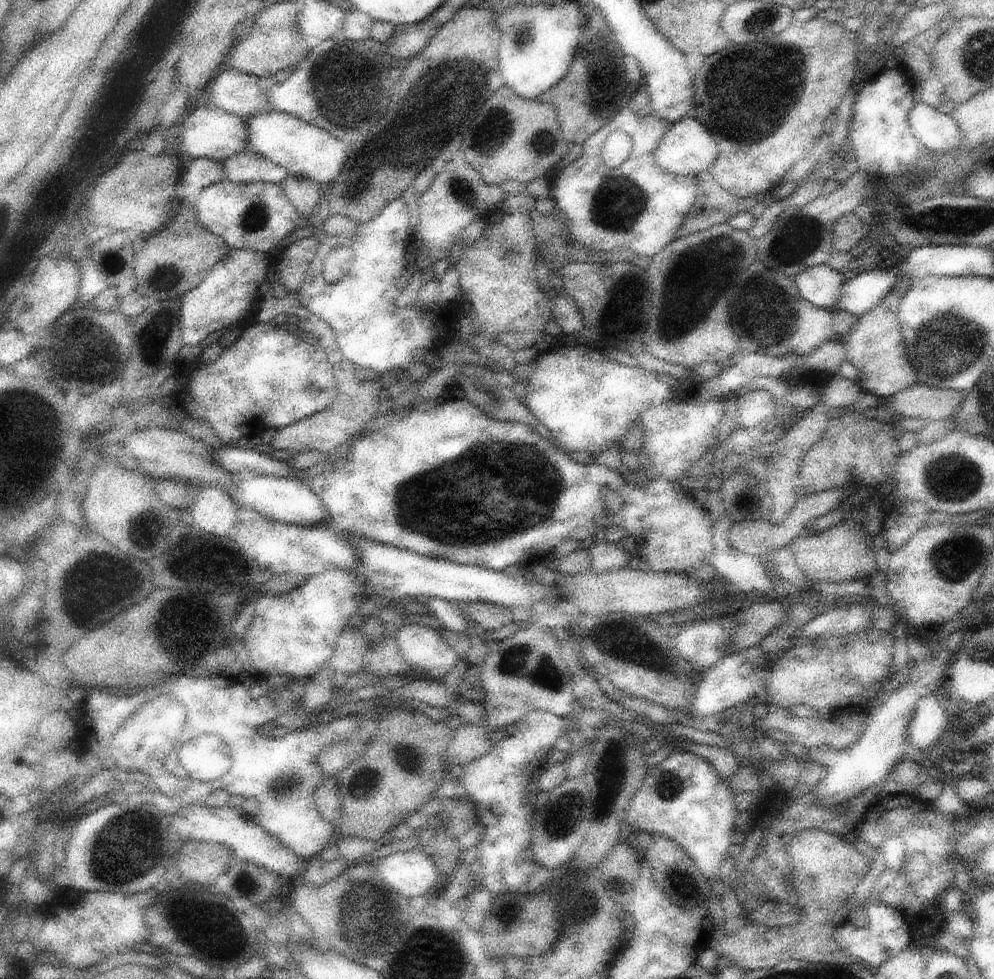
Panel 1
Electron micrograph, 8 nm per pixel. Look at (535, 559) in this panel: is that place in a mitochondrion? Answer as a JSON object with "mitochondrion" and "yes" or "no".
{"mitochondrion":"no"}

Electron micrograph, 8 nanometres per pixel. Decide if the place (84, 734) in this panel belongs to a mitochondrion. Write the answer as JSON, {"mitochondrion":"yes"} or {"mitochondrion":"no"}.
{"mitochondrion":"no"}

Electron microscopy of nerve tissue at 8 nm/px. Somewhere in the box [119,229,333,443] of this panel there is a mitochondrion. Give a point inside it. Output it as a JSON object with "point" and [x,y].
{"point":[159,280]}

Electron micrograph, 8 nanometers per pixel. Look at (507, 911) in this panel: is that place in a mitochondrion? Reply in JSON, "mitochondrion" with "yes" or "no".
{"mitochondrion":"no"}

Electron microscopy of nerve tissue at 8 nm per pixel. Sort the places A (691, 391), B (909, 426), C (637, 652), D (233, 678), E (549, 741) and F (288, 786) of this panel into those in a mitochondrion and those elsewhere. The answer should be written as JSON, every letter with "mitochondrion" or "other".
{"A":"other","B":"other","C":"mitochondrion","D":"other","E":"other","F":"mitochondrion"}

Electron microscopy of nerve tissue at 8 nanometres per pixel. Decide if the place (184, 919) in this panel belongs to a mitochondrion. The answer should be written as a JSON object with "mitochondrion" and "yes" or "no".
{"mitochondrion":"yes"}

